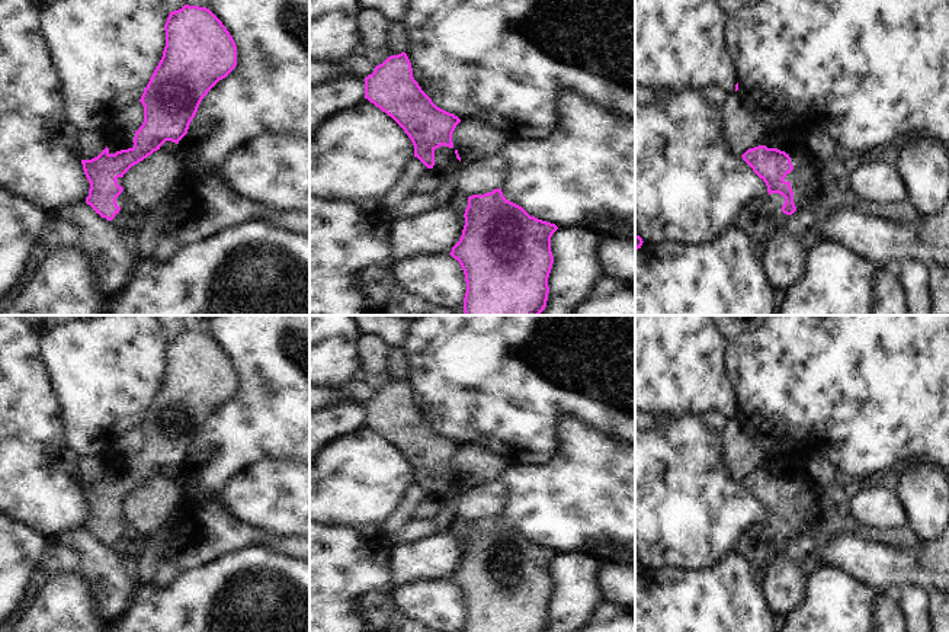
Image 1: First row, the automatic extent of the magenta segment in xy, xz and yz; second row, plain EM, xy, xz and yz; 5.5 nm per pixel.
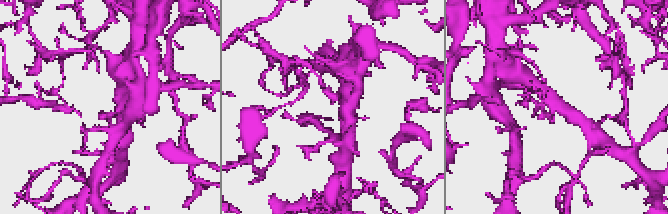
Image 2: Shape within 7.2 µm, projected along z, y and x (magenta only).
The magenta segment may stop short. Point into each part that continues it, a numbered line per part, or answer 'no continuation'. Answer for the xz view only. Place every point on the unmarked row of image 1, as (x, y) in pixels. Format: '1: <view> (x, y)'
1: xz (446, 490)

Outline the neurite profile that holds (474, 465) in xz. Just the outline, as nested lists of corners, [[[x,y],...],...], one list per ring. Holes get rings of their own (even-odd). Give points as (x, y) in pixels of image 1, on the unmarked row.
[[[478,445],[461,446],[452,459],[453,474],[462,490],[498,479],[506,466],[501,456]]]

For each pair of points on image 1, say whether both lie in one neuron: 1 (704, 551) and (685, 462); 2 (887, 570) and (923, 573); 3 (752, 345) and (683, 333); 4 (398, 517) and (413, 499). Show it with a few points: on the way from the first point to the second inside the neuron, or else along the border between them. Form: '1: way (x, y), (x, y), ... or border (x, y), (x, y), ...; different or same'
1: way (695, 529), (685, 509), (685, 484); same
2: way (895, 570), (914, 570); same
3: border (725, 340), (727, 375); different
4: way (403, 513), (409, 503); same

